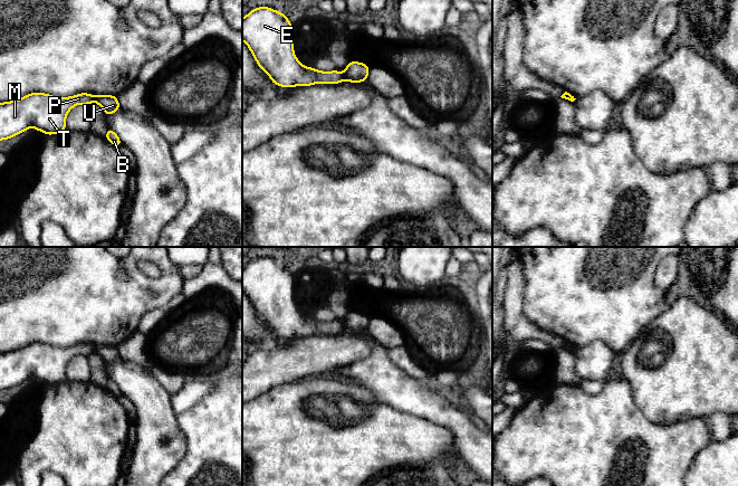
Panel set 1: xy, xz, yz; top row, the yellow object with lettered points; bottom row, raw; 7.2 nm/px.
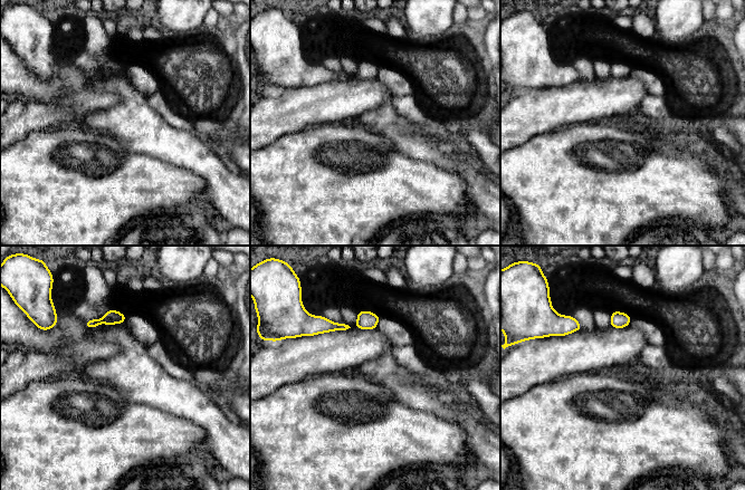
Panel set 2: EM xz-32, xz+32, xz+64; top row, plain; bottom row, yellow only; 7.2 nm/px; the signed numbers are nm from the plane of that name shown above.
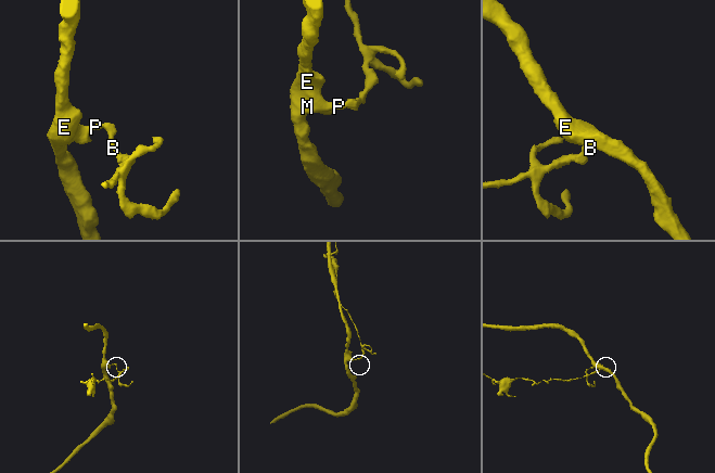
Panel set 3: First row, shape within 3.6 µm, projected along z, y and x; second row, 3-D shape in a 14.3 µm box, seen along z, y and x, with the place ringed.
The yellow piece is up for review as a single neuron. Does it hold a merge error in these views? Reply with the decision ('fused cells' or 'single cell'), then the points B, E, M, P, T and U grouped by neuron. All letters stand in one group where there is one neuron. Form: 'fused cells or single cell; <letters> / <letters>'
fused cells; B U / E M P T

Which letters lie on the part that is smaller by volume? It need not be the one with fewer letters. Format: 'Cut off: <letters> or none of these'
Cut off: B, U

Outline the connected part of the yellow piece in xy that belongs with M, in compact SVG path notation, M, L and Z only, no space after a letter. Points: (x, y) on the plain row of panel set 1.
M31 343L20 350L0 353L0 391L33 378L47 385L66 381L66 366L78 354L88 355L95 346L87 343L70 347Z

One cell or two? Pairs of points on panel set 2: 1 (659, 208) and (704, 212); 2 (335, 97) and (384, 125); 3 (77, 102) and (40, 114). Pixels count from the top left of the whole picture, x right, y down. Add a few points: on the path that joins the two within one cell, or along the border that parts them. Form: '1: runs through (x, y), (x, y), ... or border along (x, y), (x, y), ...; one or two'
1: runs through (670, 208), (693, 208); one
2: border along (387, 101), (378, 107), (363, 112), (345, 122); two
3: runs through (68, 108), (60, 114), (49, 114); one

